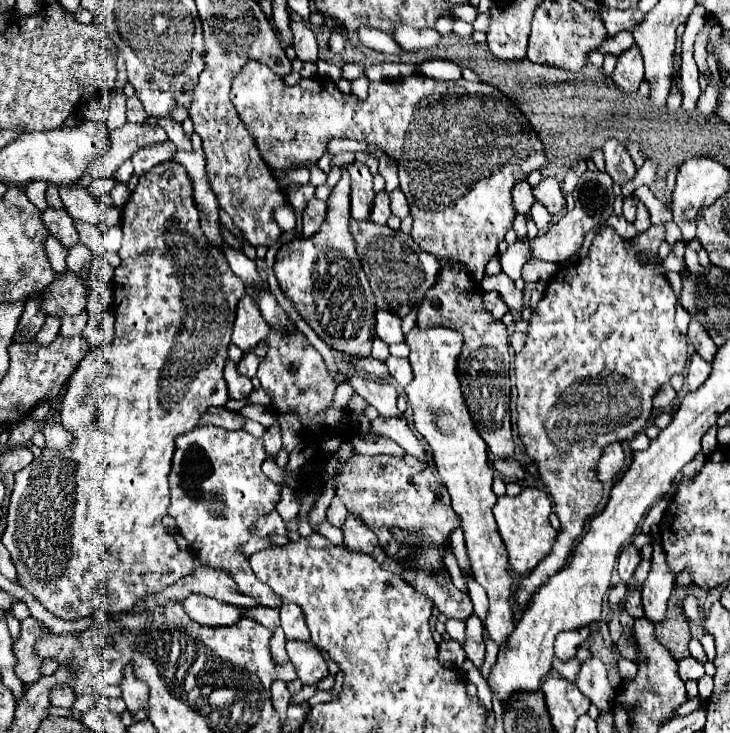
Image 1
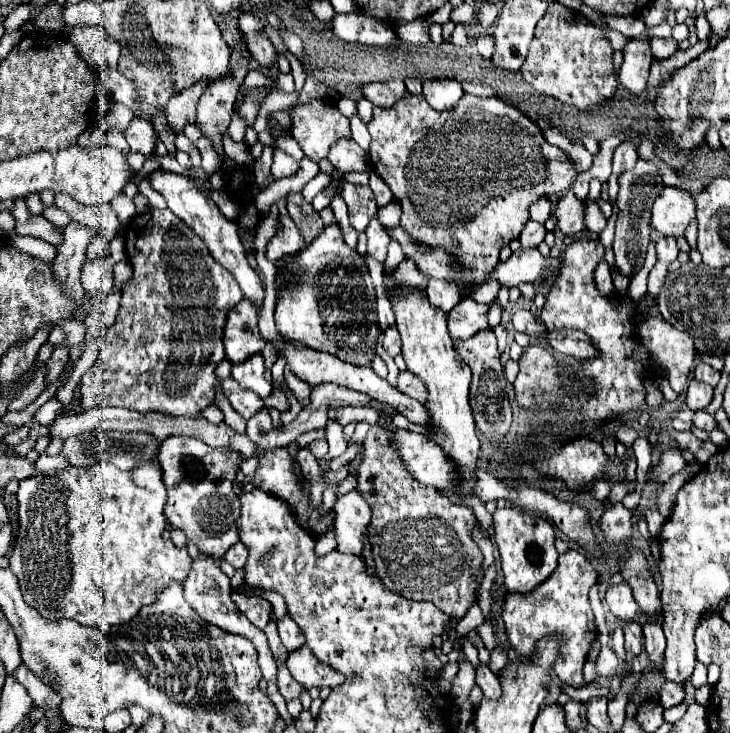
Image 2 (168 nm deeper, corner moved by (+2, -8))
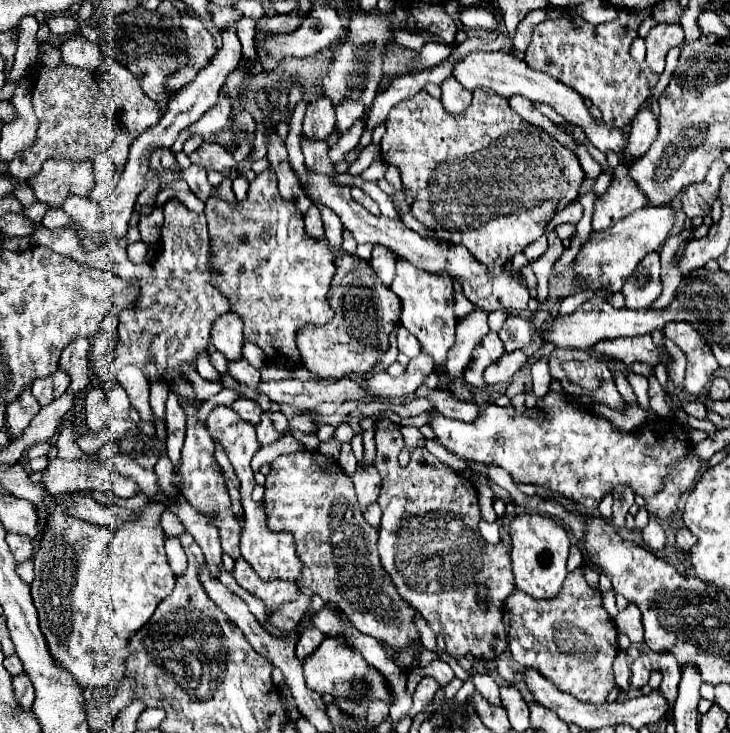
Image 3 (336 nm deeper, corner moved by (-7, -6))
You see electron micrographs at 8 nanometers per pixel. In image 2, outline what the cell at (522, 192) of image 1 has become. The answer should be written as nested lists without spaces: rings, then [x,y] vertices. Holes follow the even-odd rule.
[[[540,199],[534,205],[530,205],[530,217],[538,223],[544,223],[552,215],[552,211],[554,211],[554,205],[550,199]]]

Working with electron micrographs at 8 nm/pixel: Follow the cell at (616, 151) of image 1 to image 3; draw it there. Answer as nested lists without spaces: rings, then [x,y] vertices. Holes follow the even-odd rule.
[[[643,109],[631,125],[631,131],[627,135],[627,147],[623,149],[623,157],[625,159],[641,157],[655,141],[655,137],[657,137],[657,121],[649,109]]]

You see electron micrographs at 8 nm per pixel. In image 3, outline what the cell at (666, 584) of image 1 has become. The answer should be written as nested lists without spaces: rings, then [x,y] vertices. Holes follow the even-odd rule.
[[[661,653],[659,655],[659,671],[663,673],[663,681],[661,681],[659,689],[665,693],[665,697],[675,699],[675,685],[679,685],[677,659],[671,653]]]

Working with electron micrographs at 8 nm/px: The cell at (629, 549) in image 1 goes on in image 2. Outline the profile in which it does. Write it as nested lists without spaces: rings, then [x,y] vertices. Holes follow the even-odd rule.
[[[620,583],[620,585],[614,585],[612,589],[608,589],[606,603],[608,603],[610,613],[622,623],[630,623],[636,617],[638,605],[634,603],[628,583]]]

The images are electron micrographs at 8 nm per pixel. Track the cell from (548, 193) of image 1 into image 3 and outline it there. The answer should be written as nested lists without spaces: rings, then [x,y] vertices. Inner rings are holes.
[[[619,165],[615,169],[615,181],[609,191],[595,201],[595,211],[591,217],[593,231],[607,231],[629,213],[645,207],[645,203],[645,195],[631,181],[625,165]]]

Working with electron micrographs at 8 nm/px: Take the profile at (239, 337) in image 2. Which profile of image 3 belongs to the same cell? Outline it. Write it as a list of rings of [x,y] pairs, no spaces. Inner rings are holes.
[[[225,313],[215,321],[211,329],[213,347],[221,351],[229,361],[239,361],[243,357],[243,319],[237,313]]]

